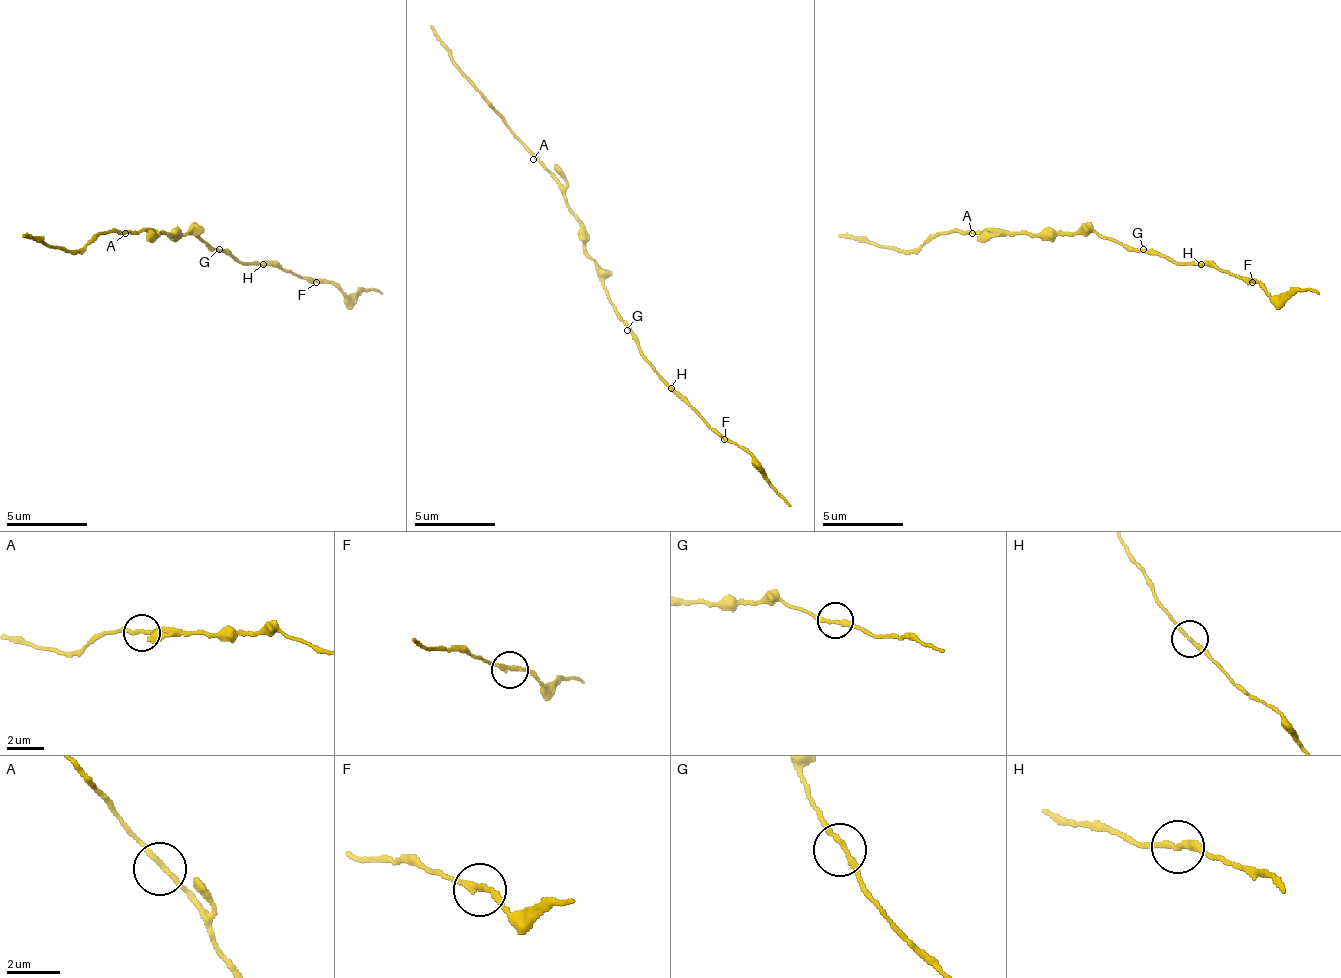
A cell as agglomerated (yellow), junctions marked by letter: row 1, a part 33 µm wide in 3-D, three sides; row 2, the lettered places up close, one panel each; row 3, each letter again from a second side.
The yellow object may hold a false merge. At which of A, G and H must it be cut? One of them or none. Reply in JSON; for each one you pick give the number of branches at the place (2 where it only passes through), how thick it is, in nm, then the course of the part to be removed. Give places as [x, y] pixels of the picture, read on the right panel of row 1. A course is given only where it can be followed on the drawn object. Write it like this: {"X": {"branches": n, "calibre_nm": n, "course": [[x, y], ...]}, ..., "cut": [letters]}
{"cut": []}

